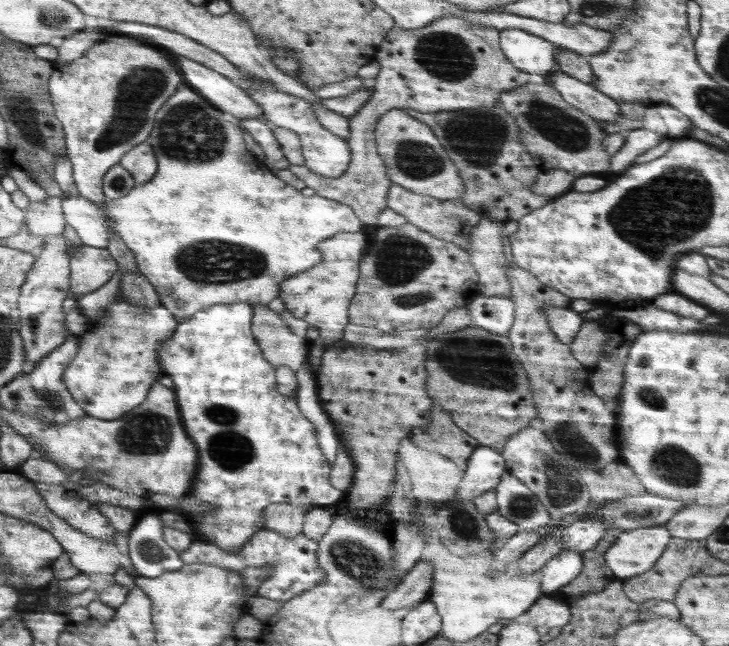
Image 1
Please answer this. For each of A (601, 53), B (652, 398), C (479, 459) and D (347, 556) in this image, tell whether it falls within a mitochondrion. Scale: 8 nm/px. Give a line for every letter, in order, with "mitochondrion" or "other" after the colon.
A: other
B: mitochondrion
C: other
D: mitochondrion

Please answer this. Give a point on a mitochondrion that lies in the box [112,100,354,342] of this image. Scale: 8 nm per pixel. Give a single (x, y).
(205, 261)

